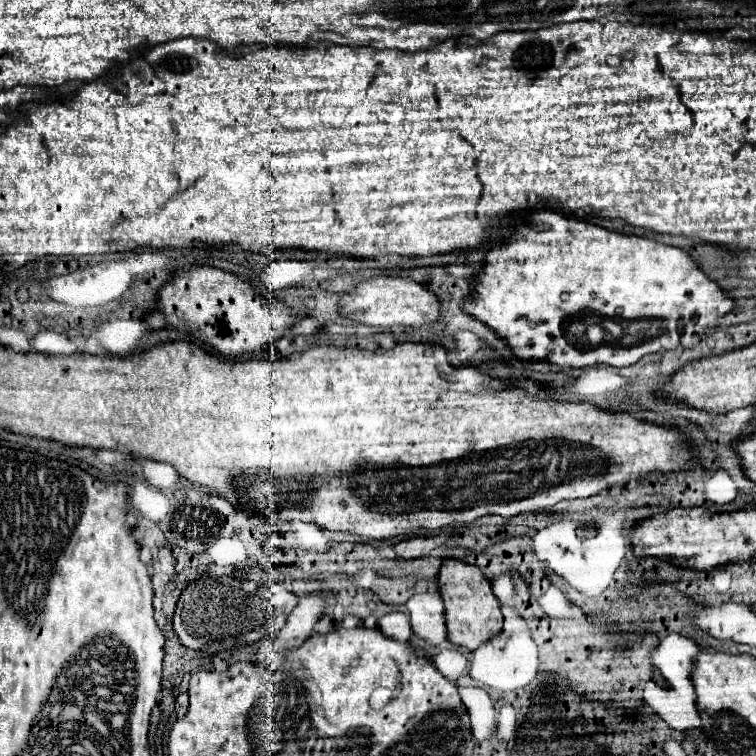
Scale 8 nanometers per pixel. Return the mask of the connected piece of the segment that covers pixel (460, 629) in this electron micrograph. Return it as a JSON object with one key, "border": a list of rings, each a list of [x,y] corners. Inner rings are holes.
{"border":[[[444,558],[438,572],[438,588],[446,608],[448,640],[466,650],[476,650],[482,642],[494,638],[502,630],[500,604],[492,592],[488,578],[474,564],[466,564],[458,558]]]}

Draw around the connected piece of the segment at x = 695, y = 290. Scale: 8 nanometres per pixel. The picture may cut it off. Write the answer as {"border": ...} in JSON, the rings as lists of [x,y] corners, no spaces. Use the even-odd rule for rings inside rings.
{"border":[[[552,210],[530,212],[522,222],[518,222],[514,236],[506,244],[496,246],[486,254],[484,270],[476,276],[476,282],[478,282],[478,284],[474,284],[476,302],[466,304],[466,308],[464,308],[468,314],[472,314],[480,322],[488,324],[502,338],[506,338],[512,352],[520,360],[548,360],[558,366],[572,366],[572,368],[602,364],[602,362],[620,368],[620,366],[630,366],[630,364],[638,362],[642,356],[652,354],[652,352],[672,350],[678,346],[684,346],[684,348],[698,346],[700,338],[704,338],[704,334],[714,328],[714,322],[718,320],[718,316],[728,314],[736,306],[736,300],[730,296],[730,292],[720,288],[720,284],[716,280],[712,280],[700,268],[700,264],[688,256],[686,250],[654,242],[652,238],[646,238],[646,236],[628,236],[628,234],[620,234],[620,232],[614,232],[614,230],[608,230],[608,228],[602,228],[596,224],[586,224],[582,220],[564,218],[562,214],[552,212]]]}

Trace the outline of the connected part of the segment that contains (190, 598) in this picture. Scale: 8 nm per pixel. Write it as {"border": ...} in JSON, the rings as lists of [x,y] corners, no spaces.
{"border":[[[222,576],[204,584],[182,590],[174,614],[174,632],[186,648],[210,654],[252,644],[266,634],[276,634],[298,602],[296,594],[282,584],[258,584],[234,576]]]}

